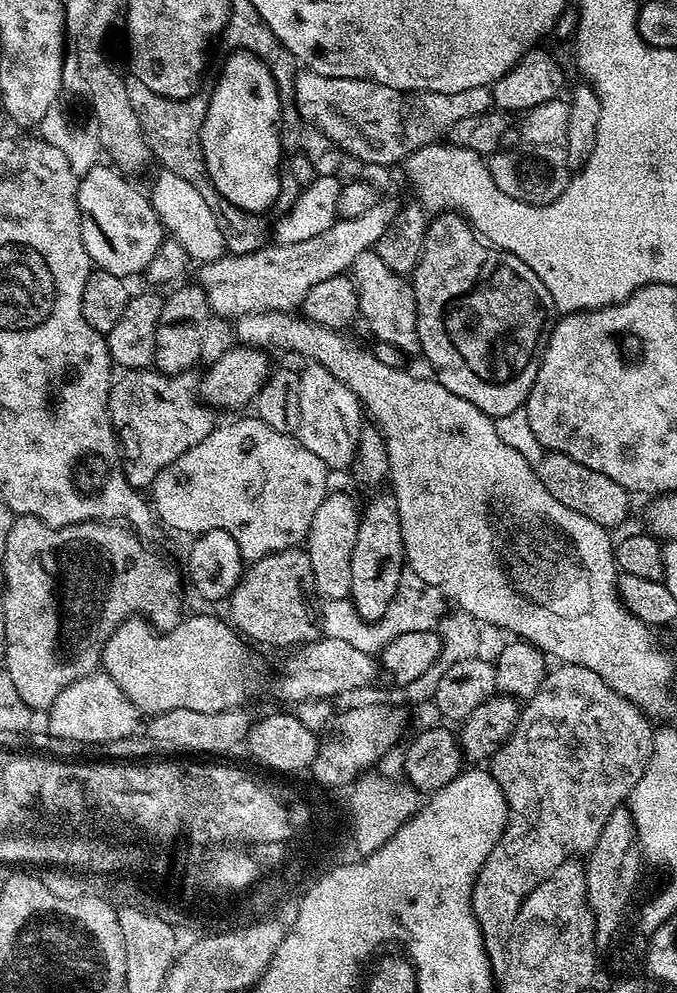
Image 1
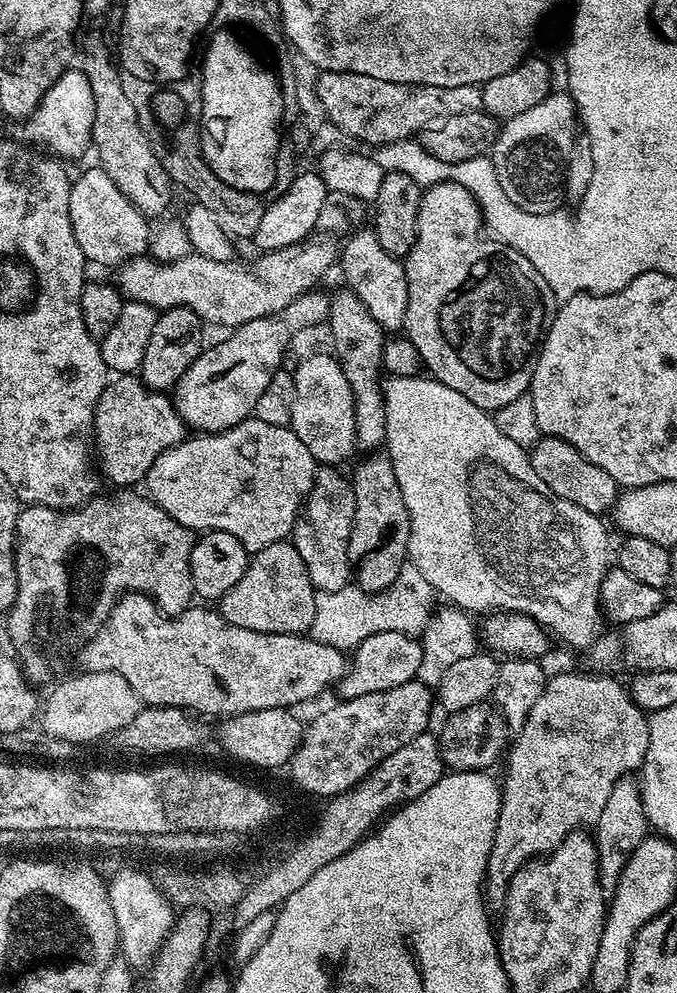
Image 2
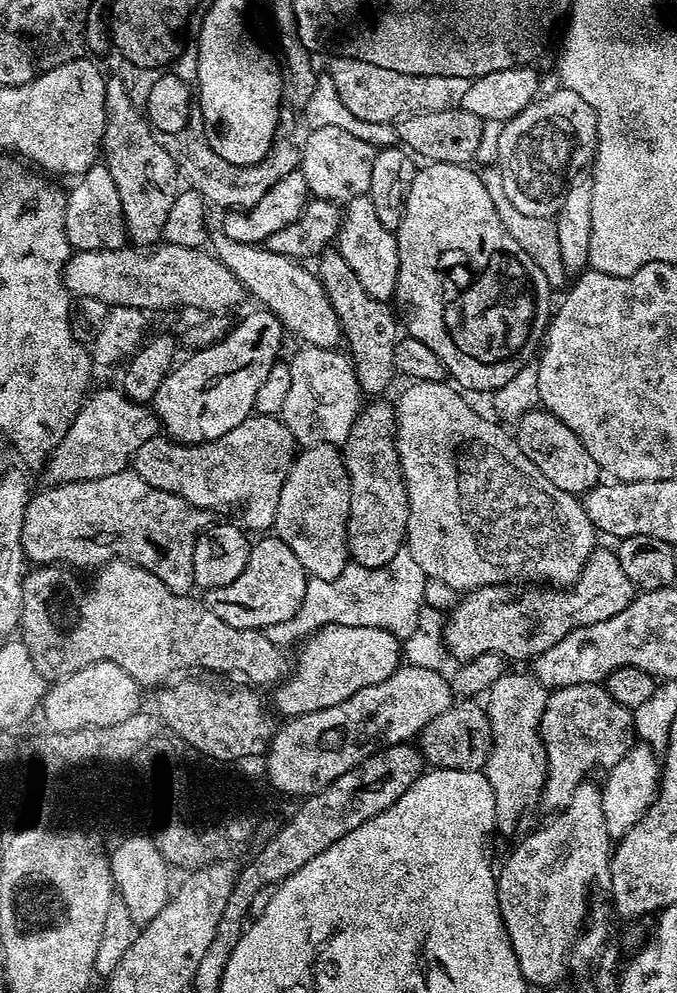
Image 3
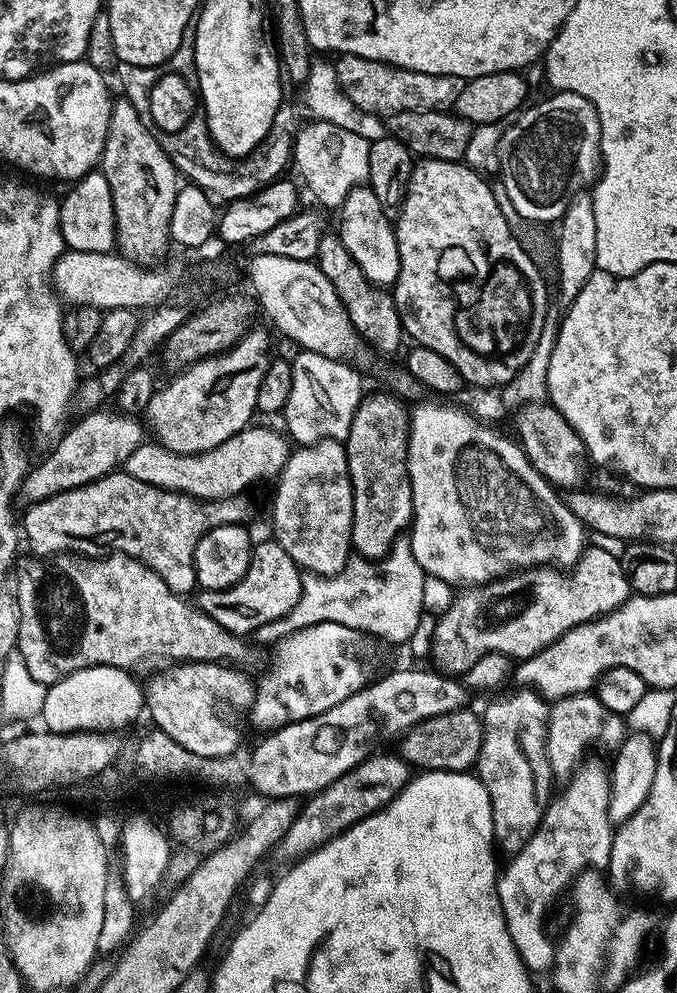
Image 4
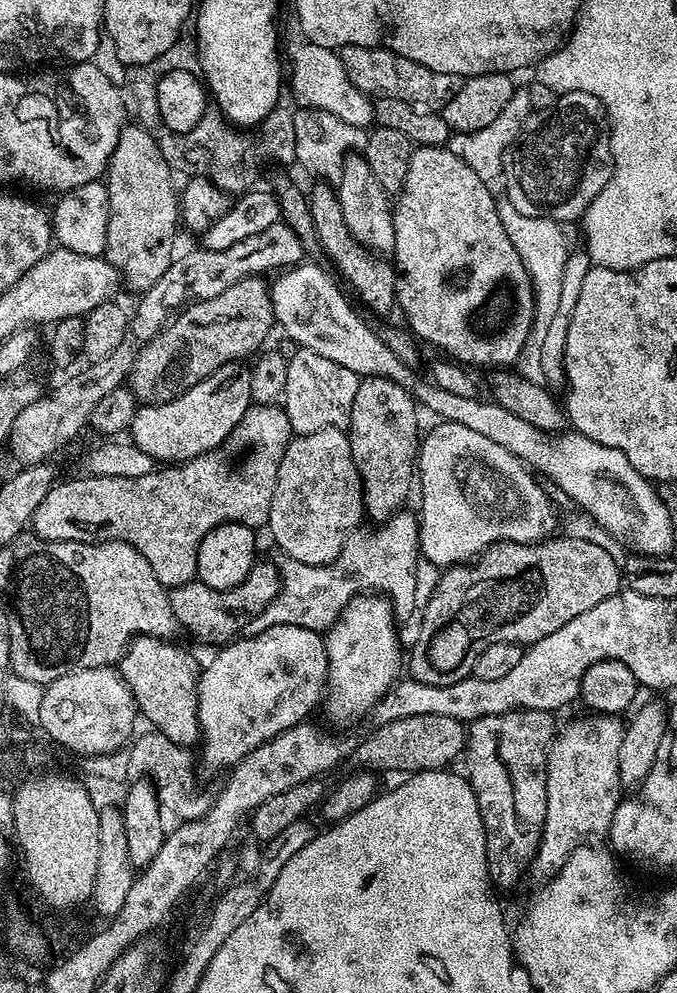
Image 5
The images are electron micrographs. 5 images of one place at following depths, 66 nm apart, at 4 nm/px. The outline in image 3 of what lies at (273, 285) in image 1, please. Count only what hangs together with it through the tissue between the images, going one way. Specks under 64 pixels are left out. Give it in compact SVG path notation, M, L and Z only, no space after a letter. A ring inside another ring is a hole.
M167 242L152 251L125 246L101 252L76 252L69 256L64 267L64 284L73 297L100 300L109 306L143 308L149 314L163 308L180 308L183 304L201 308L204 314L224 314L220 312L238 307L246 297L239 278L207 251Z

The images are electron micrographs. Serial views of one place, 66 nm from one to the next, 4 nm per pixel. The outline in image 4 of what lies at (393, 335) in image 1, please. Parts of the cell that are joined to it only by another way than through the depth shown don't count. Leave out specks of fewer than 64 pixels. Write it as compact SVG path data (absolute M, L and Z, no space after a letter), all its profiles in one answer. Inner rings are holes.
M367 186L350 189L344 204L338 209L338 215L340 215L339 238L346 246L346 250L350 250L350 258L358 262L362 274L366 274L371 284L395 285L400 269L396 230L384 204L378 202L374 190Z

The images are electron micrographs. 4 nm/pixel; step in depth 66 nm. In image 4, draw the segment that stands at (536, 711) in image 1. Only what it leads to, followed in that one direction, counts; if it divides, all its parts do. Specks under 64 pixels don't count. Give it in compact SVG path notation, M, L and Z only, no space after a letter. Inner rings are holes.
M595 694L567 696L555 701L548 714L548 761L553 773L571 774L576 771L584 751L601 740L604 744L619 746L626 735L626 720L623 715L611 712Z

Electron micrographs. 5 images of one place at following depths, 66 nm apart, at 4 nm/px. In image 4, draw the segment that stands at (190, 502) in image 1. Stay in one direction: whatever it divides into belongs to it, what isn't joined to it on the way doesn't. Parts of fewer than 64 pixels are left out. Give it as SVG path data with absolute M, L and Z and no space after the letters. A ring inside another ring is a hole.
M244 427L216 448L192 455L174 453L157 442L145 442L124 460L122 468L138 478L138 482L166 488L169 492L185 492L199 500L224 500L227 496L239 496L247 493L247 488L259 480L271 481L279 477L290 455L289 441L283 435L280 437L272 428L254 427Z

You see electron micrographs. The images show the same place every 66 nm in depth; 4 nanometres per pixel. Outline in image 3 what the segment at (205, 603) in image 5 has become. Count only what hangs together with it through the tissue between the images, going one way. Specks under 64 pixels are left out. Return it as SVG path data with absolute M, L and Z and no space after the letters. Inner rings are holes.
M275 534L265 535L257 540L260 541L257 544L255 541L248 553L246 570L238 574L234 582L211 589L206 597L209 610L218 614L222 622L235 628L263 630L269 628L271 624L281 624L292 617L292 596L300 596L300 572L304 568L292 568L292 564L296 564L299 559L297 556L288 556L290 546L286 546L286 542L282 542ZM272 552L276 552L276 556L272 556ZM268 564L272 564L272 588L268 588ZM240 596L248 596L248 608L252 608L252 604L260 604L260 600L252 600L252 596L272 596L272 600L264 600L264 604L268 604L268 608L264 608L264 620L260 620L260 608L252 608L252 612L244 616L244 608L240 608L244 600L240 600Z

